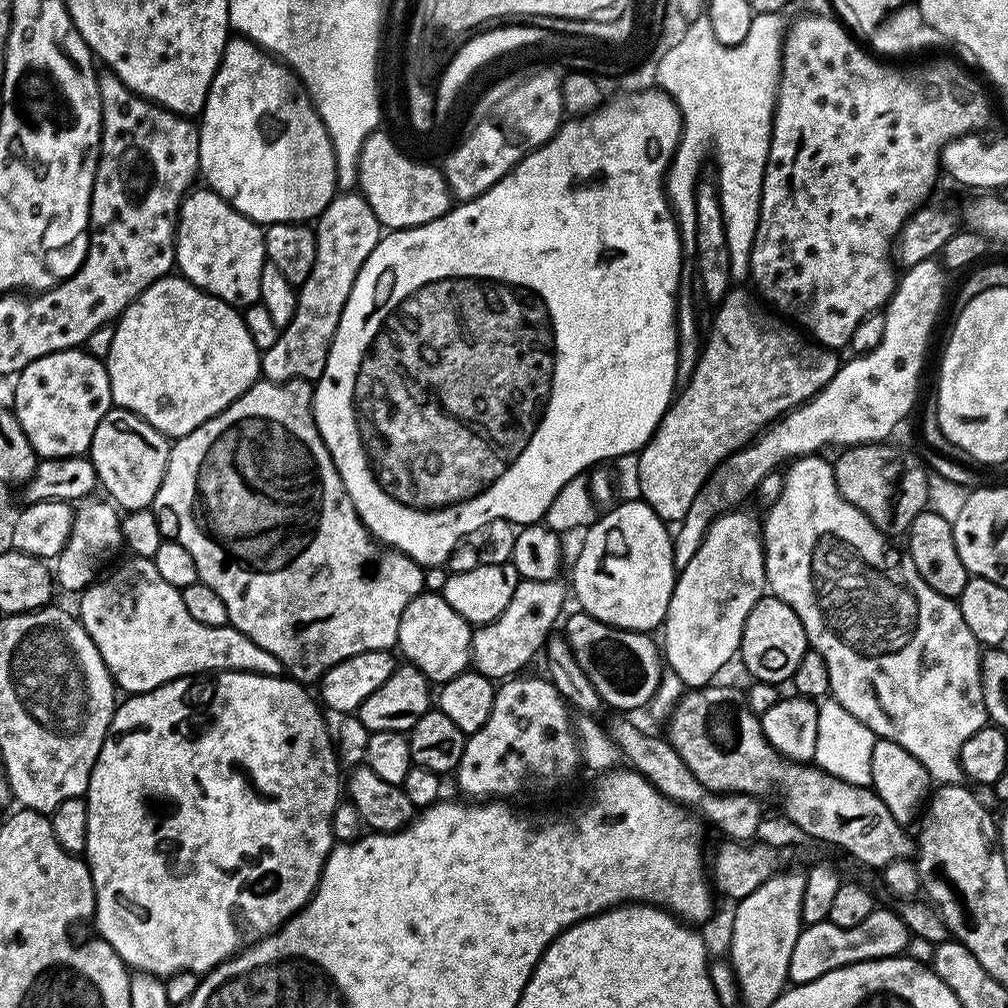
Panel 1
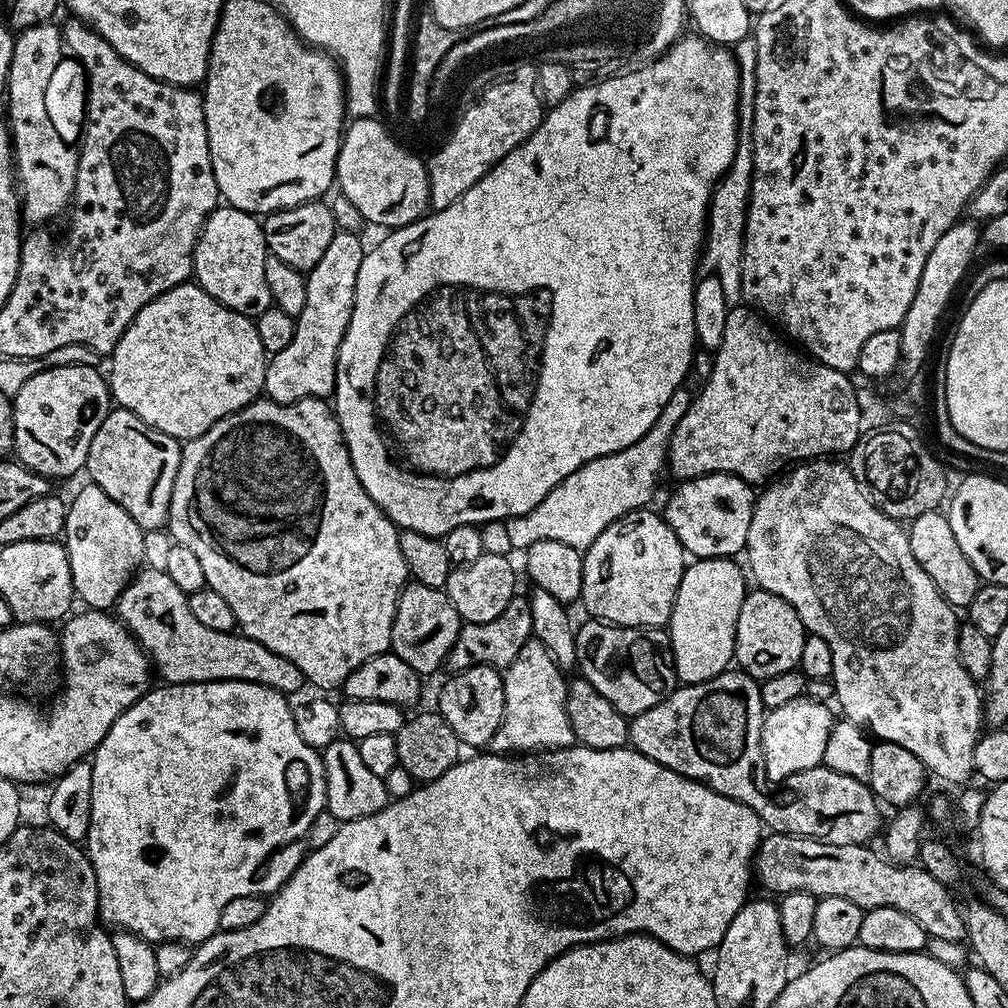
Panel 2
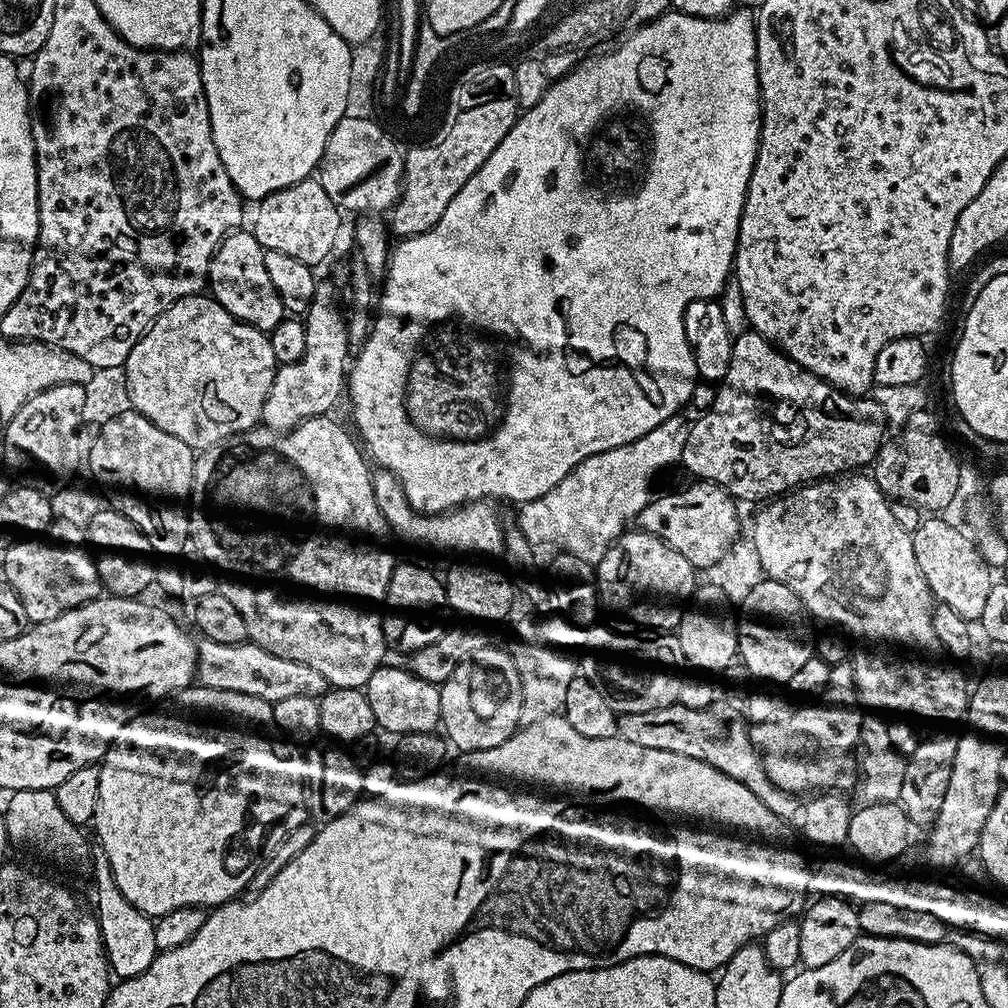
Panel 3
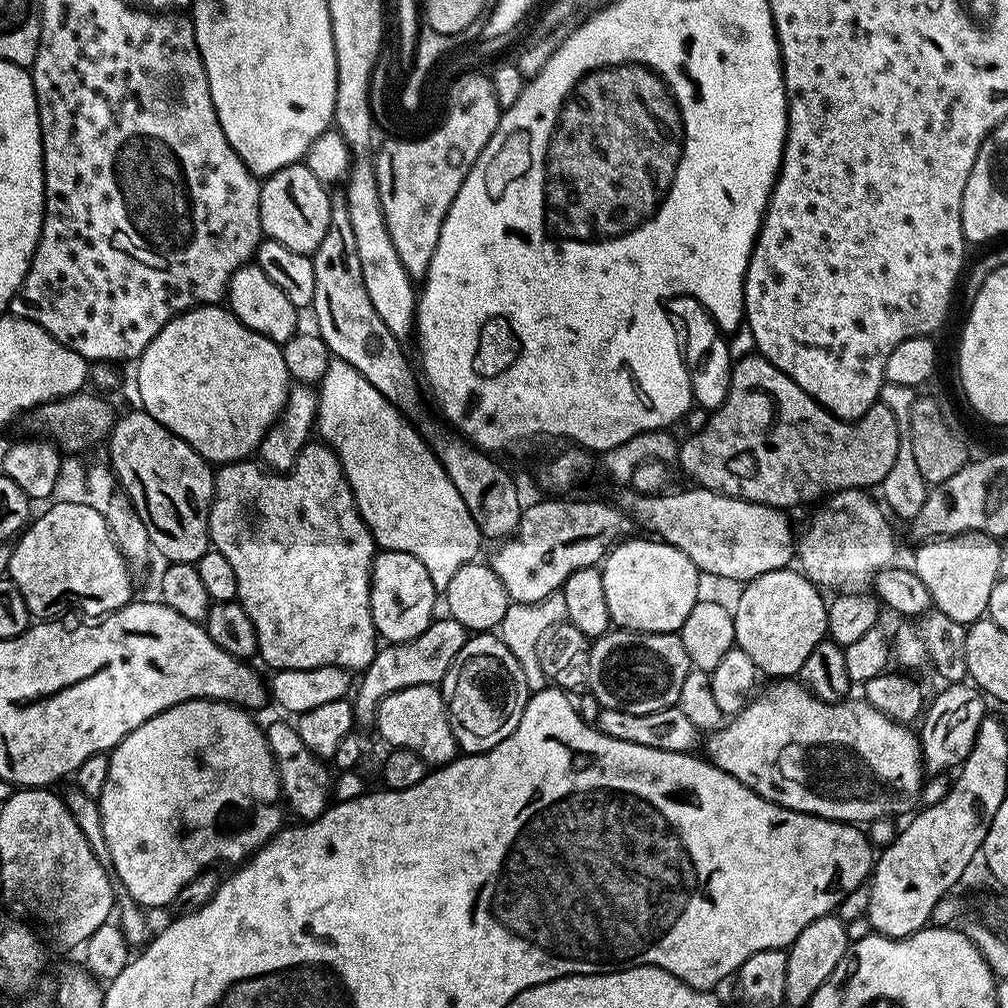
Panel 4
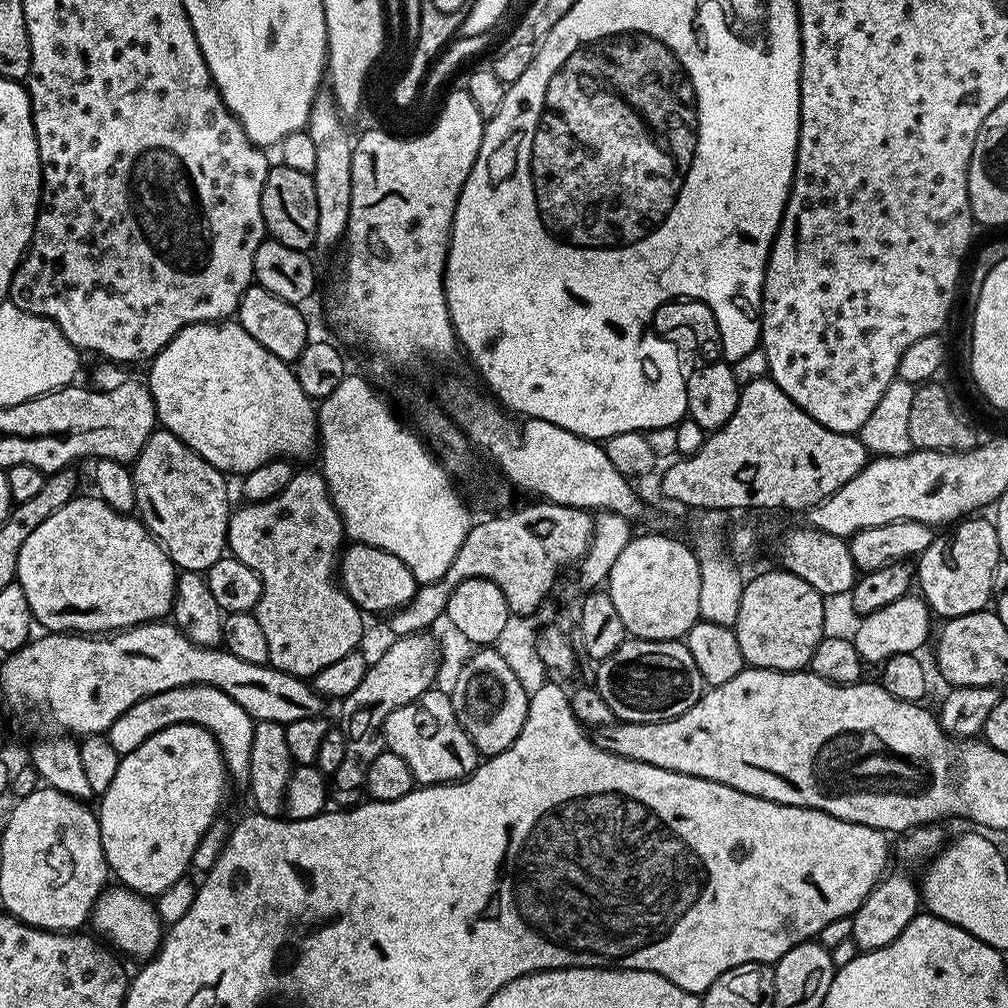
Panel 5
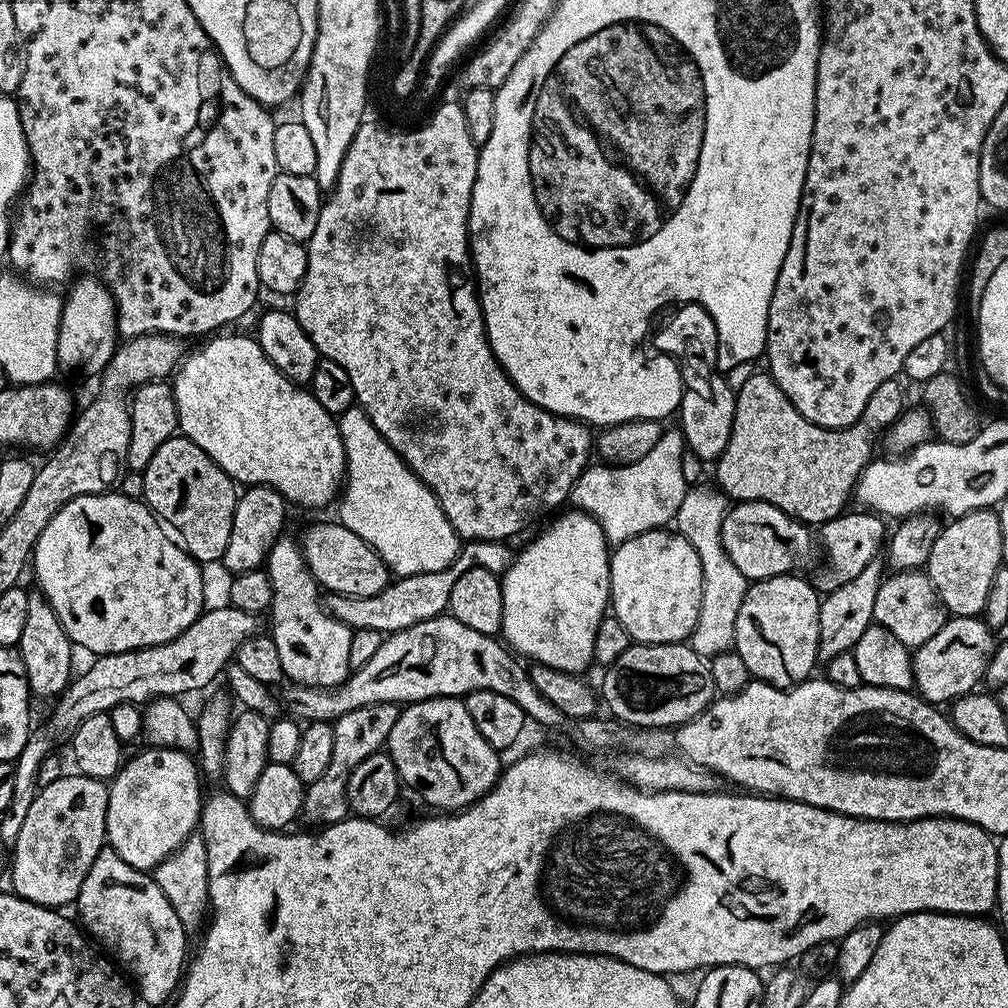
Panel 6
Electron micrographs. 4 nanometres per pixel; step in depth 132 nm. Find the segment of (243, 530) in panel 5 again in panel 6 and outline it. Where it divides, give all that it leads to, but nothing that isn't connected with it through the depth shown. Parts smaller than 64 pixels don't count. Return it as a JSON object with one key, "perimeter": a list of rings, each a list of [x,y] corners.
{"perimeter":[[[288,534],[281,535],[268,552],[266,571],[272,579],[272,629],[270,635],[274,646],[278,646],[278,659],[282,662],[282,670],[285,677],[293,685],[305,684],[307,688],[339,688],[348,679],[353,671],[350,662],[350,642],[352,641],[353,629],[338,618],[330,615],[327,607],[322,603],[322,589],[316,579],[308,572],[304,561],[304,552],[300,549],[295,539],[291,540]]]}

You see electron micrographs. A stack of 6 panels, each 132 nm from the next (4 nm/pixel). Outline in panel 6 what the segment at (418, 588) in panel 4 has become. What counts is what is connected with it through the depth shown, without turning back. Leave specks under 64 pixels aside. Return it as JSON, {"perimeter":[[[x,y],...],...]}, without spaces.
{"perimeter":[[[341,522],[312,524],[305,530],[304,537],[299,537],[298,543],[304,552],[308,572],[316,579],[321,589],[329,593],[370,598],[381,592],[390,582],[386,562],[382,562],[382,558],[370,545]]]}

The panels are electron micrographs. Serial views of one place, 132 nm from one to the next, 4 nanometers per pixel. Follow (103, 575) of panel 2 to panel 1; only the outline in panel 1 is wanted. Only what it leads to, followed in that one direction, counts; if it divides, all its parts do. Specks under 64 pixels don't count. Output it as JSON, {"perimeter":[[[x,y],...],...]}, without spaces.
{"perimeter":[[[89,498],[75,509],[76,522],[72,525],[72,536],[54,560],[55,583],[59,587],[61,584],[66,591],[73,594],[79,594],[95,584],[101,575],[100,567],[124,544],[124,534],[120,525],[122,516],[117,505],[107,499],[96,499]]]}

